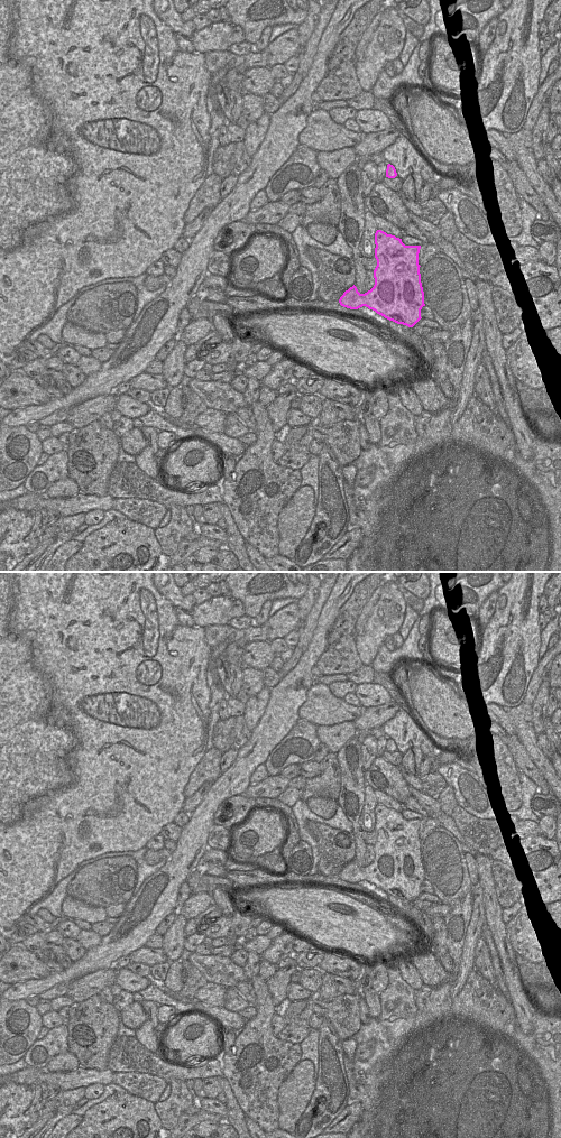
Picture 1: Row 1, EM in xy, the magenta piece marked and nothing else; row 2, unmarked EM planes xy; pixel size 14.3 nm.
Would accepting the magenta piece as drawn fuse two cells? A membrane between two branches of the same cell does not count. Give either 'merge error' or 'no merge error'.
no merge error

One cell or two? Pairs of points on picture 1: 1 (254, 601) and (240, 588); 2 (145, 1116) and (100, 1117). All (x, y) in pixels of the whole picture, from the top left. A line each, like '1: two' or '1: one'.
1: one
2: one

